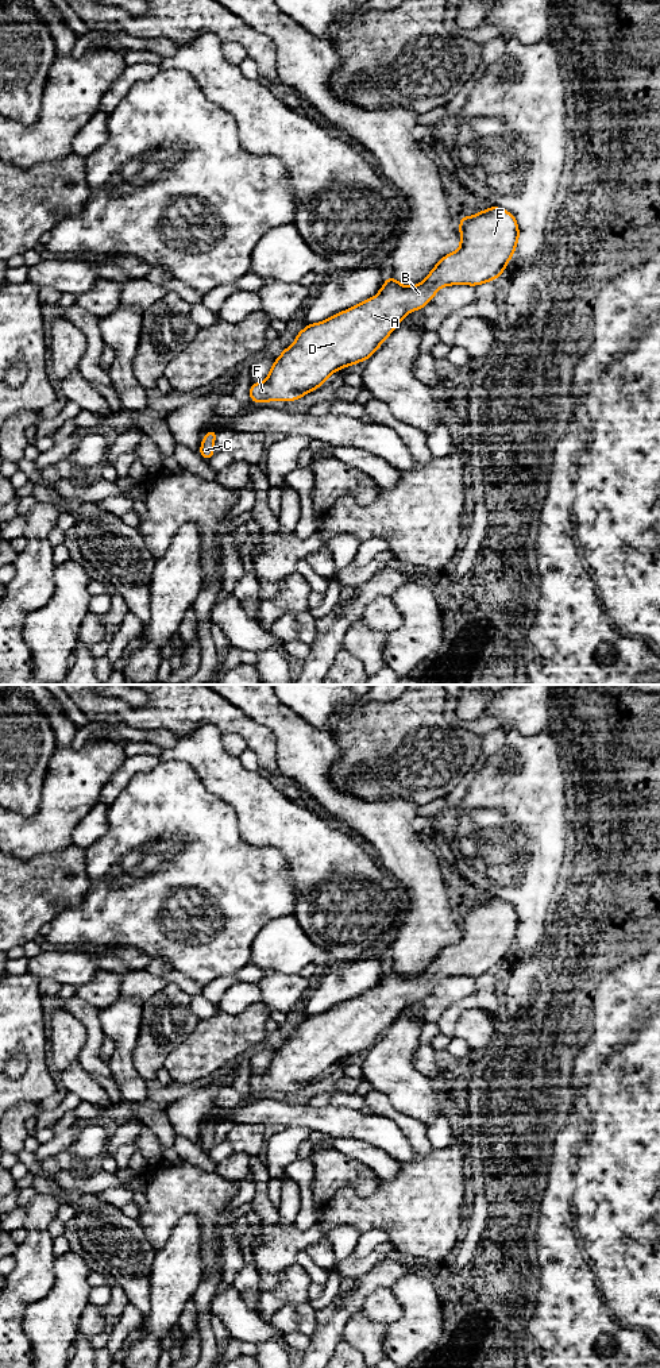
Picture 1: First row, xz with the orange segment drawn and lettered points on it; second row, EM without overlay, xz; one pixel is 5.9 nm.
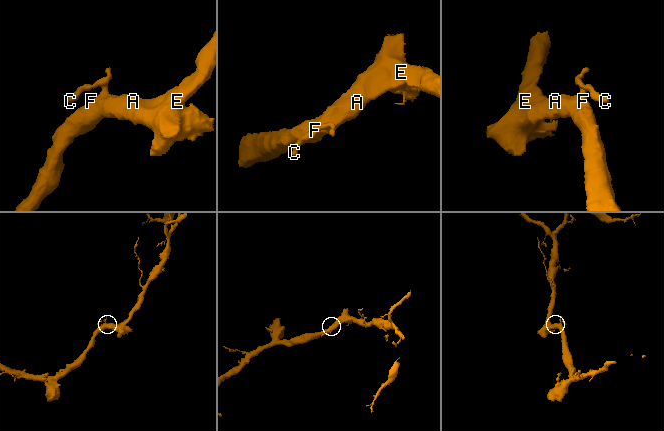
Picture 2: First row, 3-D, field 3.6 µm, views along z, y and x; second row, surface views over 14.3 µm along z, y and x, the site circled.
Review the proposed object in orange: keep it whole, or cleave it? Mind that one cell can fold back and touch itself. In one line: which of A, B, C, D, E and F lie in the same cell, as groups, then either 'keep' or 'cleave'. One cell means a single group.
A B C D E F; keep

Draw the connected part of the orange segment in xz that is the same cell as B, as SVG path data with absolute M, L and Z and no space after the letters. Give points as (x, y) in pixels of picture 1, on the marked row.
M491 207L474 216L459 216L460 250L441 258L427 278L416 286L401 285L391 274L379 293L321 323L308 324L297 332L297 340L277 358L265 382L251 384L250 400L296 401L323 386L335 371L367 361L410 312L422 309L447 285L474 285L497 280L517 248L520 230L513 213Z

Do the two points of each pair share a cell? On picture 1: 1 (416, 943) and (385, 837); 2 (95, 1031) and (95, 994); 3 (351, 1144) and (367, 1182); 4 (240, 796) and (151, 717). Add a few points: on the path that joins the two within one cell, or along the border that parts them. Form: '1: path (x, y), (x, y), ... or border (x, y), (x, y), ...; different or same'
1: path (420, 917), (420, 873), (410, 863); same
2: border (74, 995), (99, 1010); different
3: border (335, 1148), (366, 1164), (378, 1176); different
4: border (207, 724), (185, 735), (176, 736); different

